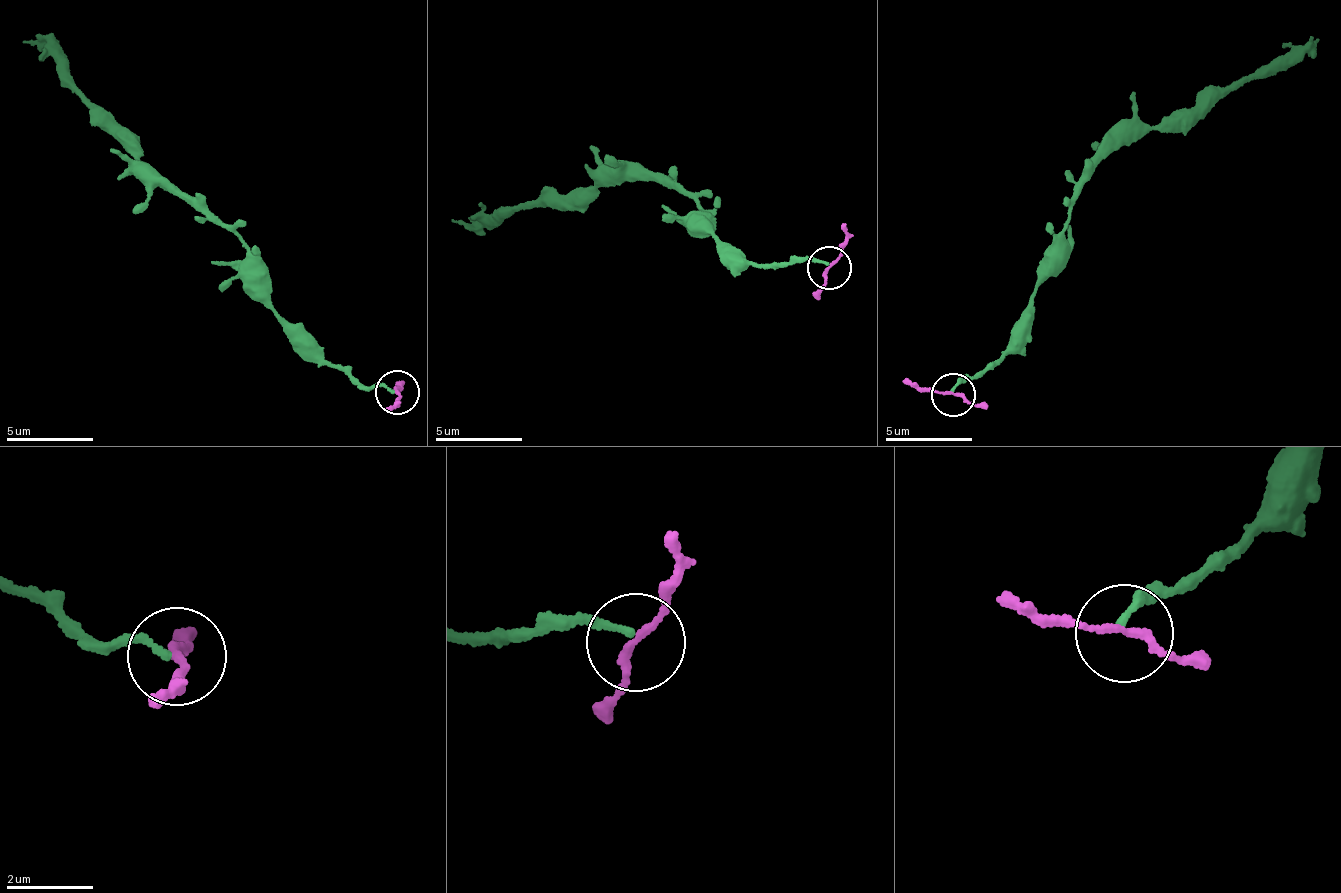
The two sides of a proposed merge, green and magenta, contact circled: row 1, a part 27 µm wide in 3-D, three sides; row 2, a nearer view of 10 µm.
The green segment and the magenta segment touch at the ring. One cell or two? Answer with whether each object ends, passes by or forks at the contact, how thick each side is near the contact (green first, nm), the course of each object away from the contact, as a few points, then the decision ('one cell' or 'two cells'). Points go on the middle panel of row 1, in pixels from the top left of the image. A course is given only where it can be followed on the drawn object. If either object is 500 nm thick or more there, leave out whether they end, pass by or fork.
green ends there; magenta passes by; 150 nm thick on the green side, 160 nm on the other; green runs (827, 265), (738, 258), (691, 198), (614, 174), (571, 197), (547, 192), (479, 227), (451, 217); magenta runs (831, 266), (846, 239), (844, 222); two cells

